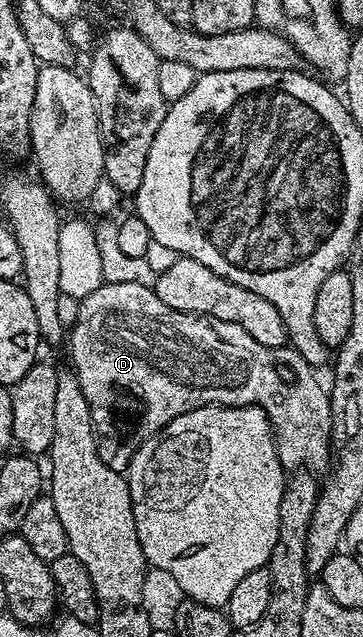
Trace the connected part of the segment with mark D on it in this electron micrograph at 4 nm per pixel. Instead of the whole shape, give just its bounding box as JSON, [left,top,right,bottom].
[69,282,332,472]

